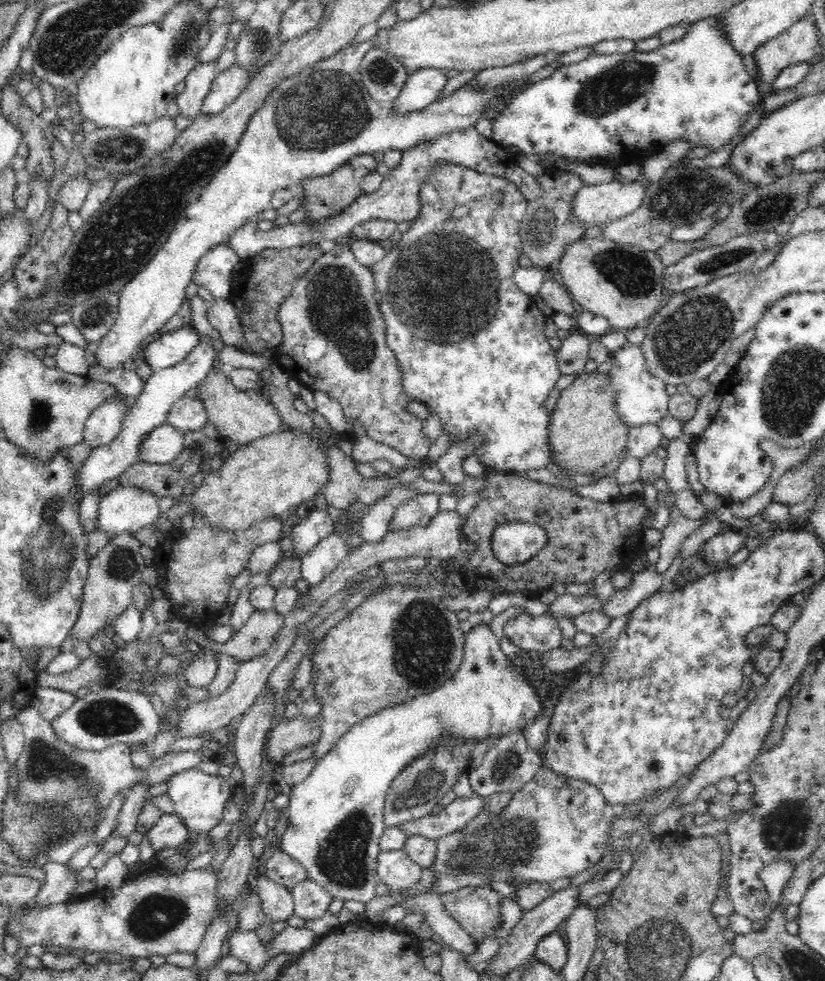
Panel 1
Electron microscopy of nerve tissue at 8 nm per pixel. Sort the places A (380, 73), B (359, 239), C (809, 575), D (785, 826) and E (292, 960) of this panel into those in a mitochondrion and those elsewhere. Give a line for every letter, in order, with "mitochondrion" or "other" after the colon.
A: mitochondrion
B: other
C: other
D: mitochondrion
E: other

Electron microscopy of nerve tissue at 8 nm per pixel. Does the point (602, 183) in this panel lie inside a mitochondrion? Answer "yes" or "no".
no

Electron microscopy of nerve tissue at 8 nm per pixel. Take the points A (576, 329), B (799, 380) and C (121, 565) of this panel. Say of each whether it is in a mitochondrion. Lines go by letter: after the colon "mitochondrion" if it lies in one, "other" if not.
A: other
B: mitochondrion
C: mitochondrion

